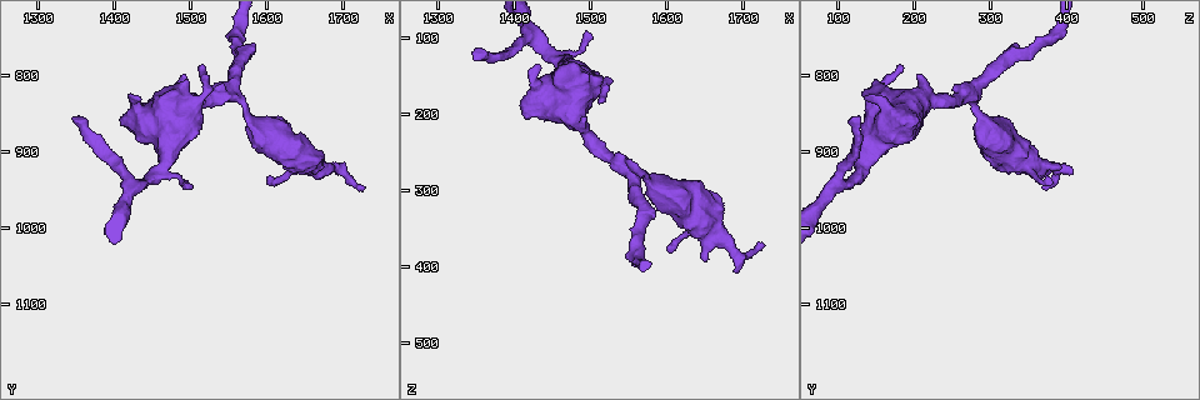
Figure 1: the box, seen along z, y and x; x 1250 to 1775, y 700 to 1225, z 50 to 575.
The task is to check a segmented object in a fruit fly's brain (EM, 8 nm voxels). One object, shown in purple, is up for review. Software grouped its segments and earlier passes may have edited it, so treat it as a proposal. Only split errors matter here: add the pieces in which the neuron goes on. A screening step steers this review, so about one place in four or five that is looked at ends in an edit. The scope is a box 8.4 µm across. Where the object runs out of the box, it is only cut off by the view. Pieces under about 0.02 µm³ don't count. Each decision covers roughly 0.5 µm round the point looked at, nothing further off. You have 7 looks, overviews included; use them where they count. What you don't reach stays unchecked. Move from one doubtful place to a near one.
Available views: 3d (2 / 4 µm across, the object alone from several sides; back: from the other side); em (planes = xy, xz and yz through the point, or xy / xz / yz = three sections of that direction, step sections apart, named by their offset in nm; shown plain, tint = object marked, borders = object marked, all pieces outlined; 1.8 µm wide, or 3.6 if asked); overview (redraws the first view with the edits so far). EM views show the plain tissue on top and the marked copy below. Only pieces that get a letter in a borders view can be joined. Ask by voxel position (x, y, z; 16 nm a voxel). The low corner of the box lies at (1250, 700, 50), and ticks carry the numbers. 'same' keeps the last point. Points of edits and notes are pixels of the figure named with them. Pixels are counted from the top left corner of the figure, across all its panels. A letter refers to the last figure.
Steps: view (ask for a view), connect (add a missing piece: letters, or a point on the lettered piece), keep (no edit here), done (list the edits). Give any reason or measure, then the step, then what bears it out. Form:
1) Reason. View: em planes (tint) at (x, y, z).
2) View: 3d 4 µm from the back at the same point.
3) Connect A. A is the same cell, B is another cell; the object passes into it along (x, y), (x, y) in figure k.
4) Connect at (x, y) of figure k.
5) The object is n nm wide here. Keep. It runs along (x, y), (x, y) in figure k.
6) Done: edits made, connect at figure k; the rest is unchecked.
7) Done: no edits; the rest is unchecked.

Branch stops here. View: 3d 4 µm at (1340, 855, 120).

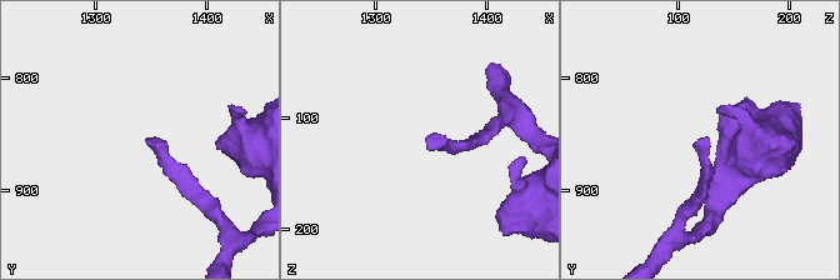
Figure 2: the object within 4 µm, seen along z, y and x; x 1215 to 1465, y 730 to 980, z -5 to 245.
View: em planes (borders) at (1344, 854, 118).

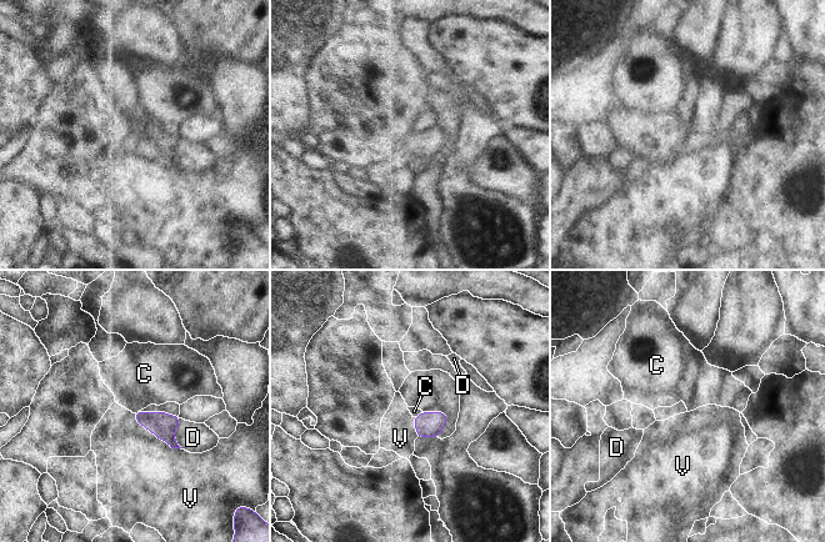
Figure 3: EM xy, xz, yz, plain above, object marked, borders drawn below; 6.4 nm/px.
The longest contact is with V, 380 nm. Keep. C, D and V are other cells; a border runs along (423, 412), (413, 416) in figure 3; no lettered piece goes on from it.

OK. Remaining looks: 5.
Thick end. View: 3d 2 µm at (1495, 800, 205).

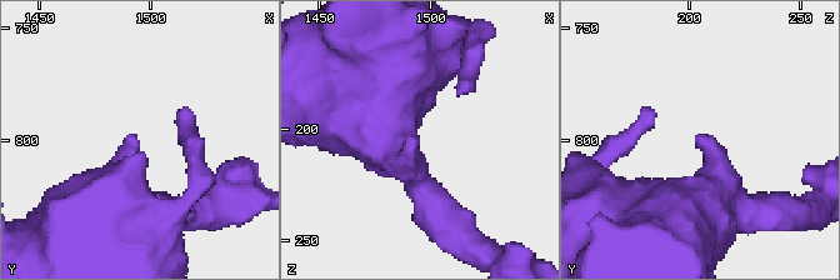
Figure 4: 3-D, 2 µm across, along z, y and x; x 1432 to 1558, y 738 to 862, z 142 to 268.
View: em yz step 4 (tint) at (1492, 797, 205).

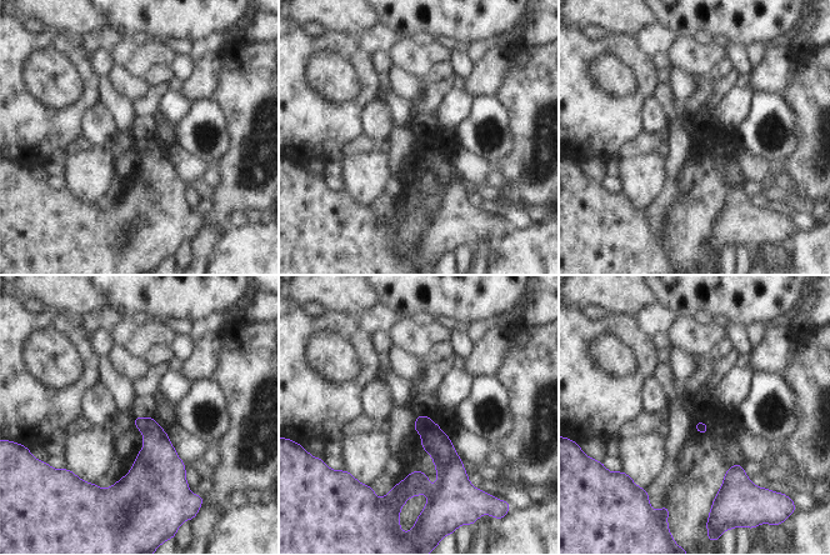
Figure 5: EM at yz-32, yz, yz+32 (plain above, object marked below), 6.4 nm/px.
View: em planes (borders) at the same point.

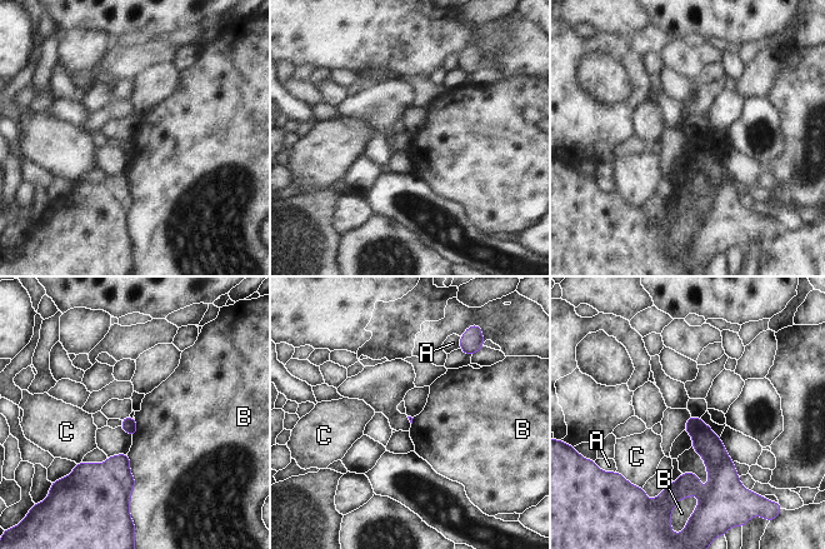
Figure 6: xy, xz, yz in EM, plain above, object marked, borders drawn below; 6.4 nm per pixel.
Keep. A, B and C are other cells; it runs along (693, 419), (714, 482), (684, 492) in figure 6; no lettered piece goes on from it.

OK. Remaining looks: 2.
Calibre changes. View: 3d 2 µm at (1425, 940, 100).

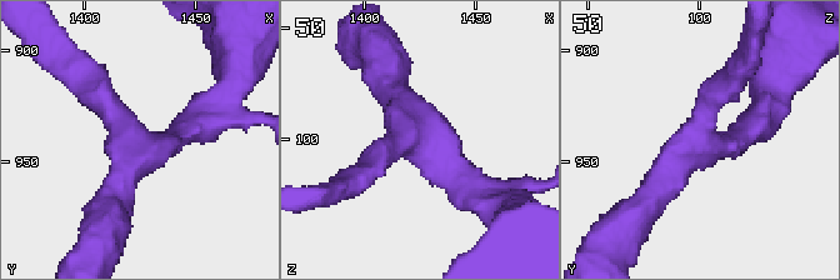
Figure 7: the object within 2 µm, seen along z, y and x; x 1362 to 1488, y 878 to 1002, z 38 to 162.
3 arms meet here; the arms are 200, 280, 300 nm wide; now the EM. View: em planes (borders) at (1425, 942, 100).

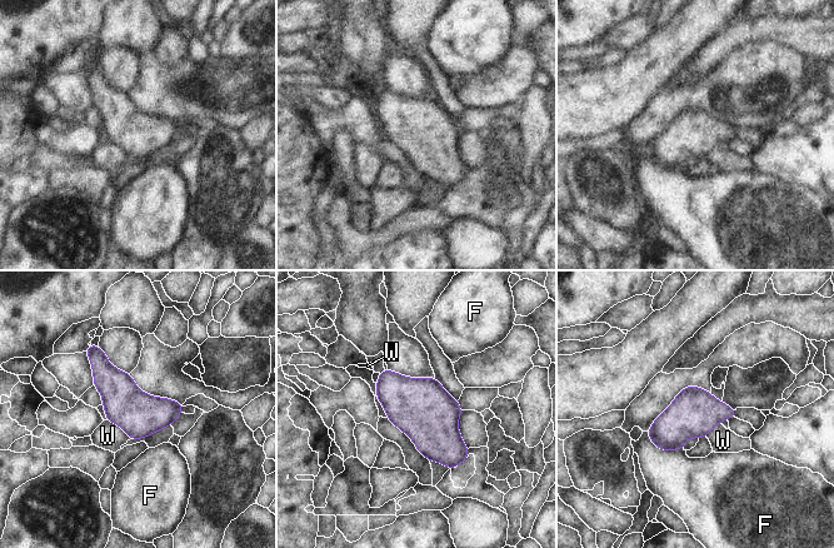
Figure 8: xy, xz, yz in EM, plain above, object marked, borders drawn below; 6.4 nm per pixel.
Keep. F and W are other cells; a border runs along (106, 419), (118, 424), (131, 438) in figure 8; no lettered piece goes on from it.

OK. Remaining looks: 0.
Done: no edits; the rest is unchecked.

